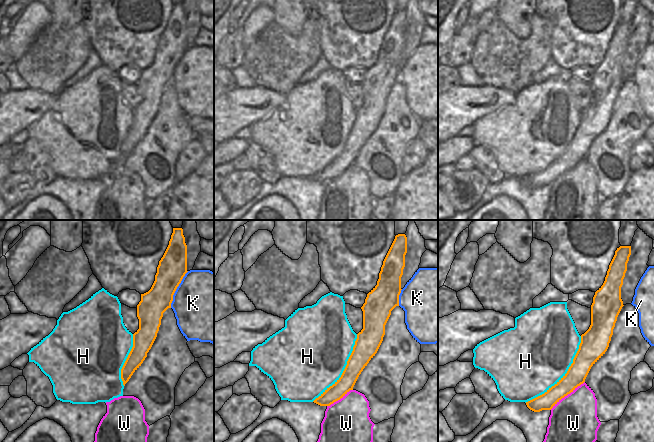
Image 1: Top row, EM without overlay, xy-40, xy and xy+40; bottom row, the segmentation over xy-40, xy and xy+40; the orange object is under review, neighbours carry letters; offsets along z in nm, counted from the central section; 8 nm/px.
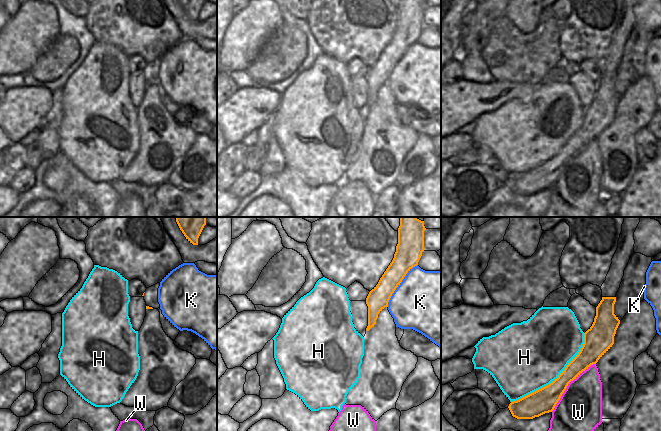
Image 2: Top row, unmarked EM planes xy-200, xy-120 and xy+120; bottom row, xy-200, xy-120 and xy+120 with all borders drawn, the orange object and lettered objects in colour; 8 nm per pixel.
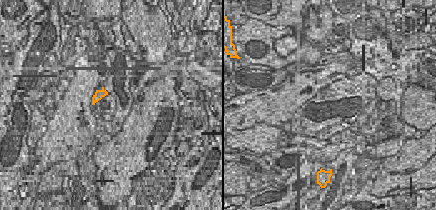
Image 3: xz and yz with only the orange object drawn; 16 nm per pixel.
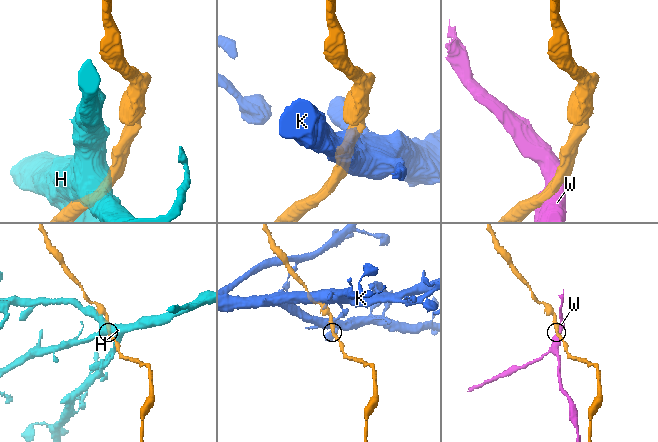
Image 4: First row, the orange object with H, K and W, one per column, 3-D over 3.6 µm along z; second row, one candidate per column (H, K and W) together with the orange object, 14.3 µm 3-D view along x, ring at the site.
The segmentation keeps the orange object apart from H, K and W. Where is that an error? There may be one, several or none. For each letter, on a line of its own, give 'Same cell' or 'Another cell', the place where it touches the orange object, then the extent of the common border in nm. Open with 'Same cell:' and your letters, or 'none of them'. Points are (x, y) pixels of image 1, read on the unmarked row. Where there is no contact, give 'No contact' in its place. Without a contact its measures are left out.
Same cell: W
H: Another cell. Touches orange at xy+40 (563, 152). Shared border 700 nm
K: Another cell. Touches orange at xy-40 (176, 64). Shared border 320 nm
W: Same cell. Touches orange at xy+40 (567, 170). Shared border 360 nm.

